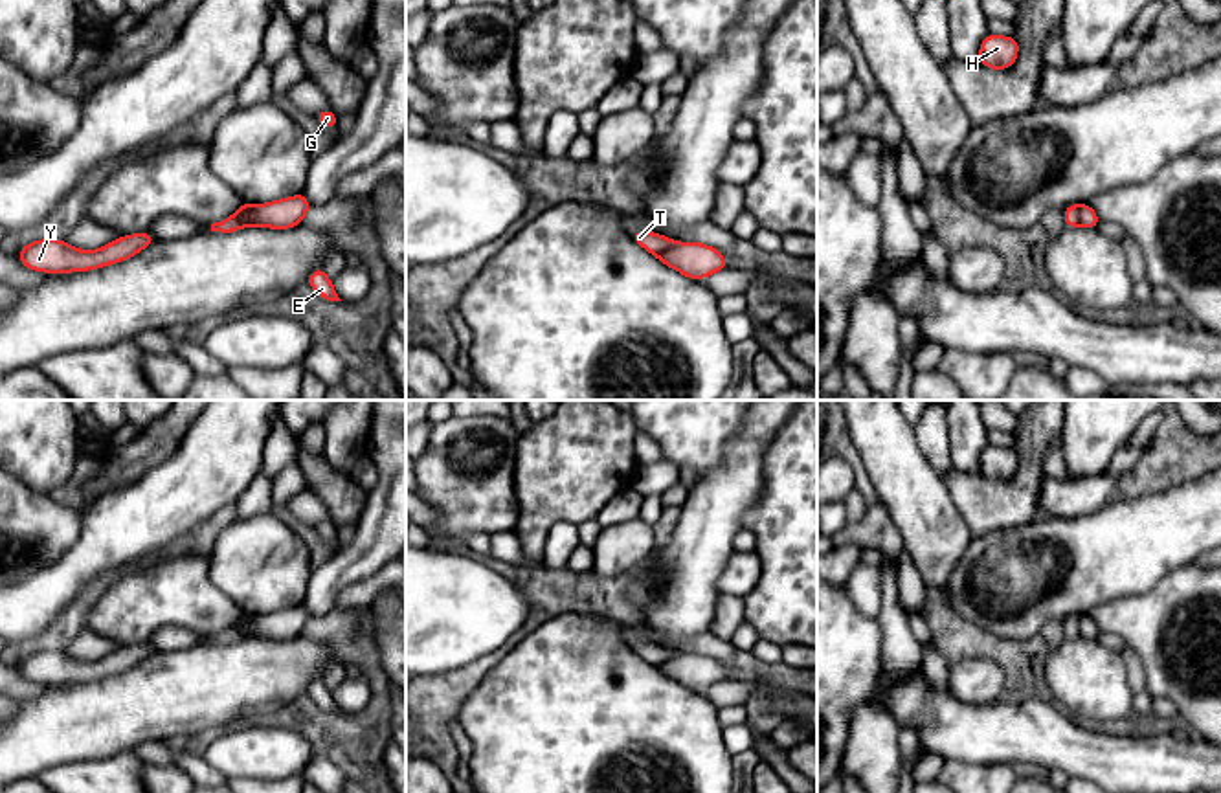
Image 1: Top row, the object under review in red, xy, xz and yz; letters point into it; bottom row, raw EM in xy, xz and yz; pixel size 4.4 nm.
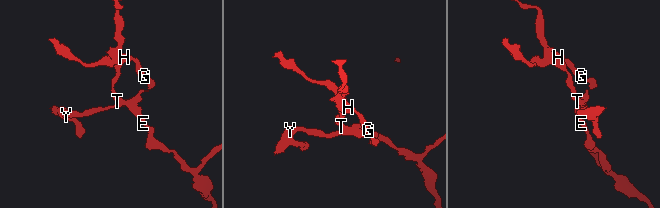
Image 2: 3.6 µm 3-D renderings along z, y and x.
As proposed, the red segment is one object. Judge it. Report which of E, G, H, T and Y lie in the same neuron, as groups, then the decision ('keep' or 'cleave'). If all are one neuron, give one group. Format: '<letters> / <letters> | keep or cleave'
E G H T / Y | cleave

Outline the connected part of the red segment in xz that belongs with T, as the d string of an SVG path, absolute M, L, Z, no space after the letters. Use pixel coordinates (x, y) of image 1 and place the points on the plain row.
M632 641L632 650L644 659L646 663L650 663L652 666L661 666L663 663L668 663L672 657L676 657L674 652L670 652L668 648L663 648L661 644L652 644L646 641Z

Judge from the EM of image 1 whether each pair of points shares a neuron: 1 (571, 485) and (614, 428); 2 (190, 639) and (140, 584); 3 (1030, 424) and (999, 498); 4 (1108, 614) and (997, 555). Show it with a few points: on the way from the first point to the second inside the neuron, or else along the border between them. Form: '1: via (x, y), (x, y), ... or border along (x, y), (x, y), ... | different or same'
1: via (571, 470), (599, 443) | same
2: border along (212, 634), (162, 626), (144, 641) | different
3: via (1030, 443), (1030, 469), (1018, 483) | same
4: border along (1137, 591), (1104, 601), (1087, 614) | different

